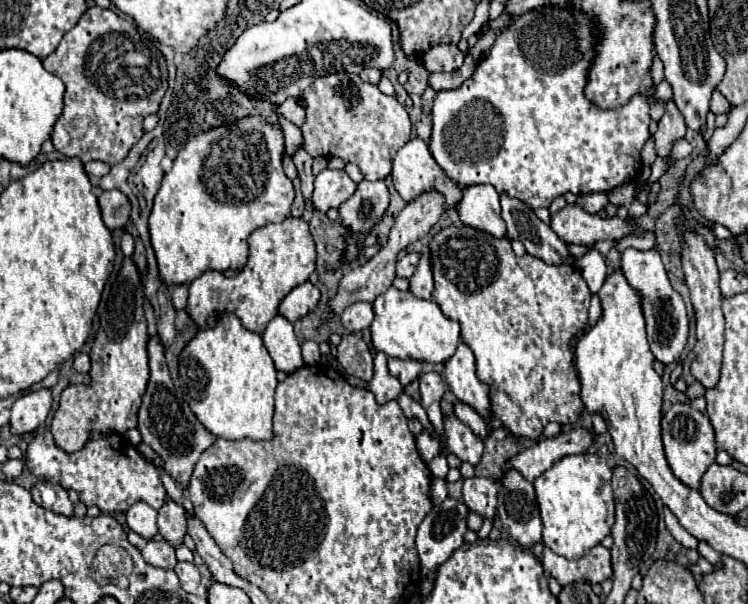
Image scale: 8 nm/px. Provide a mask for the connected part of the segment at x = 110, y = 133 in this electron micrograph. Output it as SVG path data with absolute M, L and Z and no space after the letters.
M87 9L79 23L65 33L59 47L43 61L43 67L67 87L63 113L53 127L51 141L59 153L79 157L83 163L97 159L115 165L123 161L145 133L143 119L159 111L167 91L169 71L163 53L113 9Z

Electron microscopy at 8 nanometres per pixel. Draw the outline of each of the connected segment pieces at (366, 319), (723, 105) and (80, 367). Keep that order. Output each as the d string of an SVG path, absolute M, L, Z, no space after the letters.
M353 303L351 307L345 307L341 313L341 323L349 333L363 331L373 321L373 307L369 303Z
M715 90L710 102L710 111L715 115L728 113L731 109L730 103L722 96L719 91Z
M77 353L74 356L73 368L81 373L88 373L91 368L91 361L88 354Z

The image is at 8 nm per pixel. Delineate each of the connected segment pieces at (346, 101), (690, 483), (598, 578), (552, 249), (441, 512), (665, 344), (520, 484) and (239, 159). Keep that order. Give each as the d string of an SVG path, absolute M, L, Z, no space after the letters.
M333 73L315 79L315 83L305 89L303 101L307 105L307 121L301 127L305 137L305 151L313 157L339 157L345 163L355 163L359 165L367 181L385 179L391 173L395 153L411 139L411 119L407 111L399 105L399 101L395 97L383 95L375 85L363 83L359 77L353 77L349 73Z
M675 403L661 419L663 429L663 445L665 457L669 467L673 469L675 477L691 489L699 489L699 481L707 467L715 461L717 447L715 447L715 433L711 421L705 413L695 411L689 403Z
M595 545L579 561L559 557L549 547L545 547L541 563L545 573L555 577L561 585L569 585L575 581L603 583L607 577L611 577L611 553L603 545Z
M501 195L501 217L507 225L507 237L519 239L531 257L543 259L543 263L567 263L573 265L573 255L553 229L535 217L533 209L525 203Z
M447 497L443 503L435 505L423 523L417 529L417 539L415 539L415 549L421 561L421 575L427 577L433 571L437 571L439 565L443 565L455 549L463 545L463 533L467 531L467 505L463 501Z
M629 247L621 255L621 271L625 273L629 285L635 287L643 297L641 301L643 301L643 315L647 321L647 339L651 345L651 353L663 365L675 363L681 357L683 347L687 345L689 321L687 321L685 303L683 303L681 295L671 287L659 253L655 249L639 251L639 249Z
M507 469L501 479L497 513L503 529L523 547L533 547L541 541L541 517L535 501L533 483L523 479L515 469Z
M253 115L253 117L243 117L239 119L239 123L231 123L231 125L221 125L221 127L213 127L211 131L201 131L199 135L195 135L193 139L187 141L187 145L179 151L179 155L173 161L173 169L169 173L165 173L159 193L155 195L155 205L149 217L149 231L151 231L151 243L157 255L157 263L159 263L159 275L167 285L181 285L181 283L191 283L193 279L201 277L205 271L227 271L227 269L241 269L247 263L247 237L259 229L261 225L273 223L273 221L283 221L287 219L289 211L291 211L291 203L295 197L295 189L293 189L293 181L285 175L283 171L283 129L271 125L267 119L263 119L261 115Z

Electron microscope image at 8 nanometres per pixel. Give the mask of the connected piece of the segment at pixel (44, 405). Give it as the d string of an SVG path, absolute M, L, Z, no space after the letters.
M39 389L21 395L11 407L11 431L13 433L31 433L45 423L51 411L51 389Z

